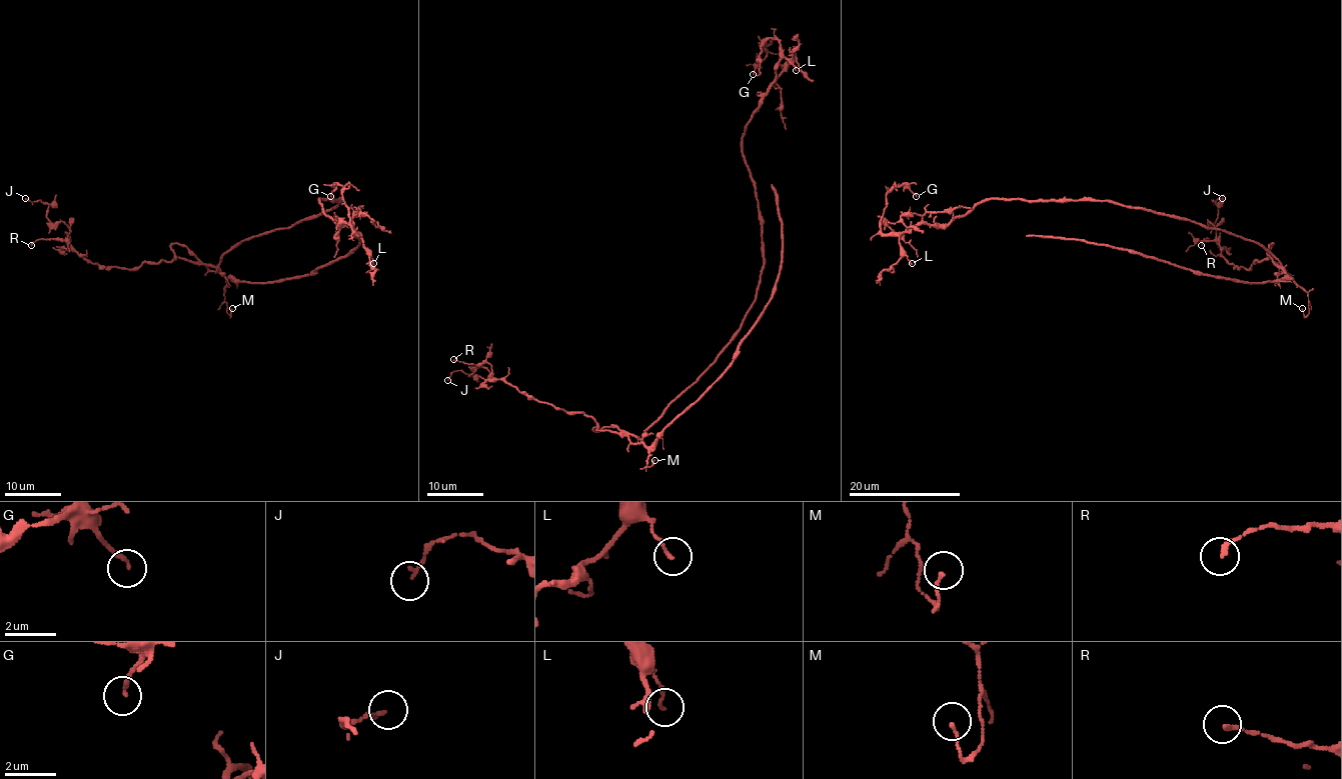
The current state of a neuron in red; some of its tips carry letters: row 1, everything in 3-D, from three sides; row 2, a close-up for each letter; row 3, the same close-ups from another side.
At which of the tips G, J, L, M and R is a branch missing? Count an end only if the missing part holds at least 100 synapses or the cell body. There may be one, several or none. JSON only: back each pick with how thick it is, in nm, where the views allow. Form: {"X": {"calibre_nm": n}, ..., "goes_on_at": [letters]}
{"goes_on_at": []}

